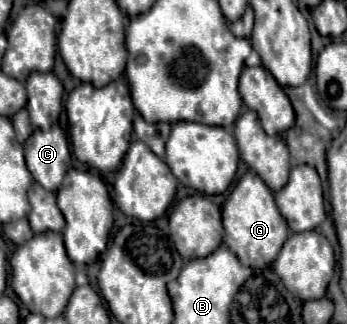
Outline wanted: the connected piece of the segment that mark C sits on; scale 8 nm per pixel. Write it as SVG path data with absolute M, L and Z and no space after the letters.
M55 124L49 130L35 130L25 142L25 162L33 178L49 192L57 192L71 166L69 144L63 130Z

